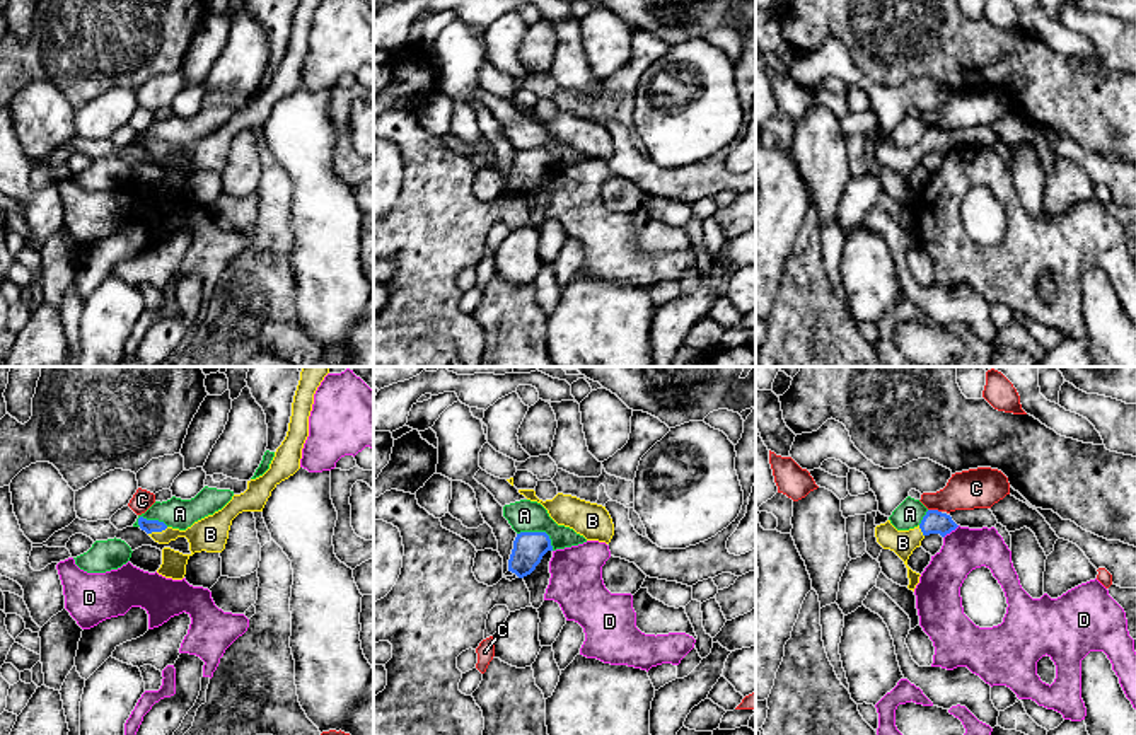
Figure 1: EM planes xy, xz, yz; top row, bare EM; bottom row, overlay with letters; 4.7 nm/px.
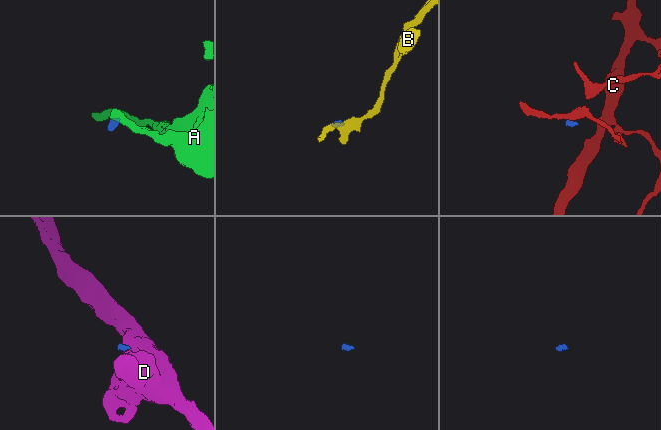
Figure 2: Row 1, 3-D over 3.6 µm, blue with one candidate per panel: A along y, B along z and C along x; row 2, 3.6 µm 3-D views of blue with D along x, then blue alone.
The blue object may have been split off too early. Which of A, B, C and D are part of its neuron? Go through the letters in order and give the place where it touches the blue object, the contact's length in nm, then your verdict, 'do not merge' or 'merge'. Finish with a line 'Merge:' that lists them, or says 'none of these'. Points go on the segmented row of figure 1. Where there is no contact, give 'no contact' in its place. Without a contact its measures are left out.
A: xz (539, 532) | 190 nm | do not merge
B: xy (157, 531) | 100 nm | merge
C: yz (935, 510) | 70 nm | do not merge
D: yz (950, 531) | 100 nm | do not merge
Merge: B

